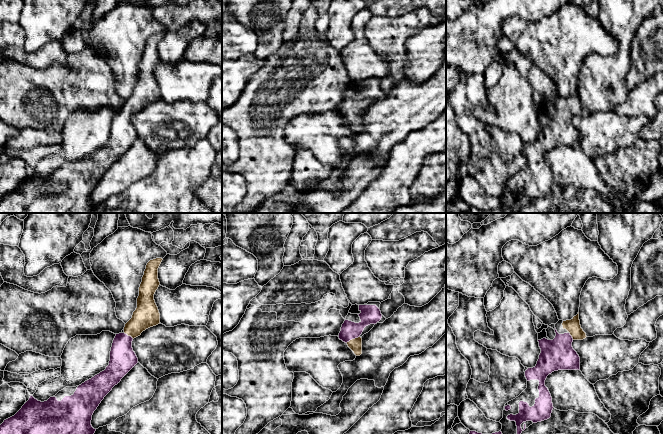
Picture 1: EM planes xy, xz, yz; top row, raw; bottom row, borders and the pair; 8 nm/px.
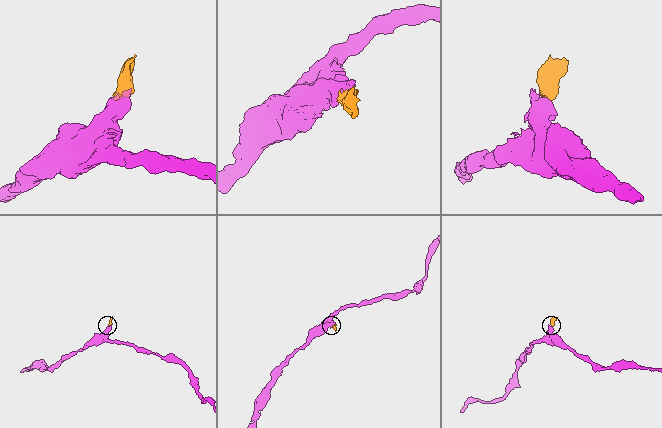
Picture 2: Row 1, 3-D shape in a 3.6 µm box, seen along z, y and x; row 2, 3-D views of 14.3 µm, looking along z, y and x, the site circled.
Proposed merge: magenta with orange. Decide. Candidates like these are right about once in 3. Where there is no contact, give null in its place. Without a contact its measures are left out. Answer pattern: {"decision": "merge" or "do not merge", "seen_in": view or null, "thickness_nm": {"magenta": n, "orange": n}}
{"decision": "merge", "seen_in": "xz", "thickness_nm": {"magenta": 160, "orange": 100}}

